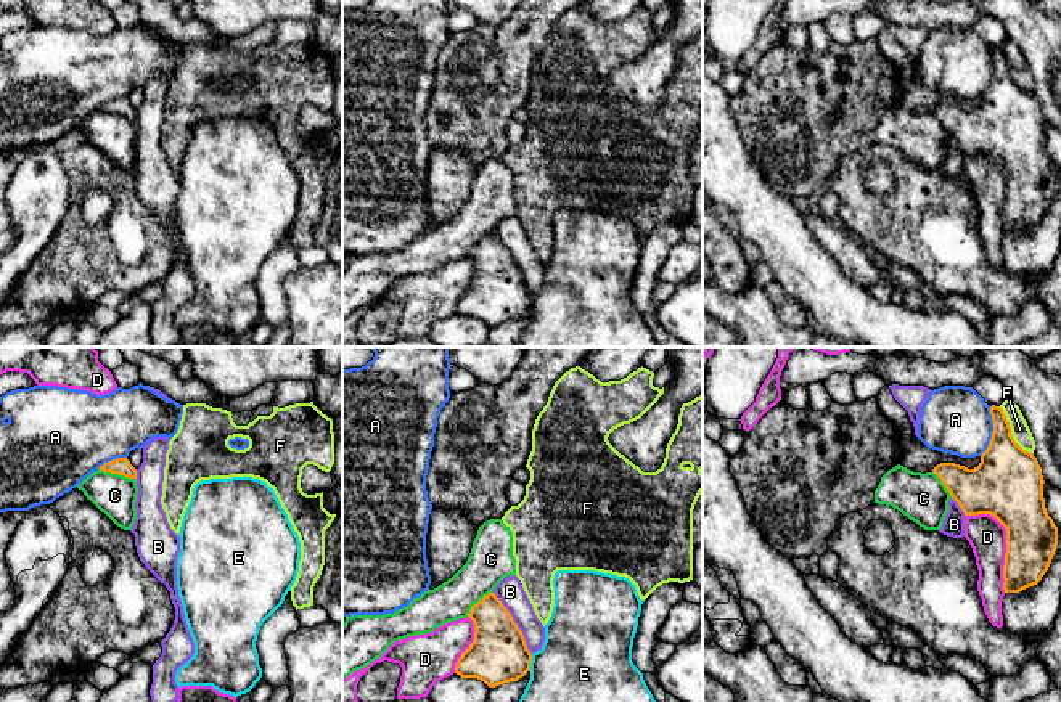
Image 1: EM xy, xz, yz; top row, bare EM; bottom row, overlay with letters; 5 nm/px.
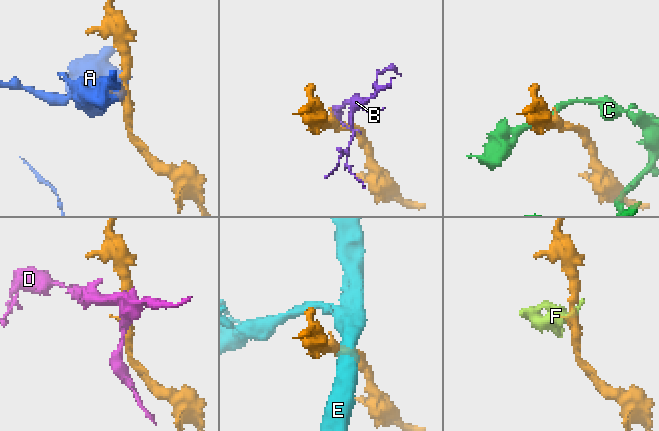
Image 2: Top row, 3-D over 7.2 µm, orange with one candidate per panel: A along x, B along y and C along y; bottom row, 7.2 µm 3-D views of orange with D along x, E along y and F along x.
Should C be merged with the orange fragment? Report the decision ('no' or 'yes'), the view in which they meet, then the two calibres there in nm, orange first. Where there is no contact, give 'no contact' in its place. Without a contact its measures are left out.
no; meets orange in xy; 90 nm thick on the orange side, 200 nm on the other

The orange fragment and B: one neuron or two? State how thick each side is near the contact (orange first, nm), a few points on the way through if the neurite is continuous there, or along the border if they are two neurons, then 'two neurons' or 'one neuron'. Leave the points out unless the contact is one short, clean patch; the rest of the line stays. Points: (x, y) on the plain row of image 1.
300 nm thick on the orange side, 140 nm on the other; border along xz (494, 232), (521, 272), (531, 294); two neurons

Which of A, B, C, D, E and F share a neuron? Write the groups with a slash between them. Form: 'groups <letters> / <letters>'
groups A / B / C / D / E / F

